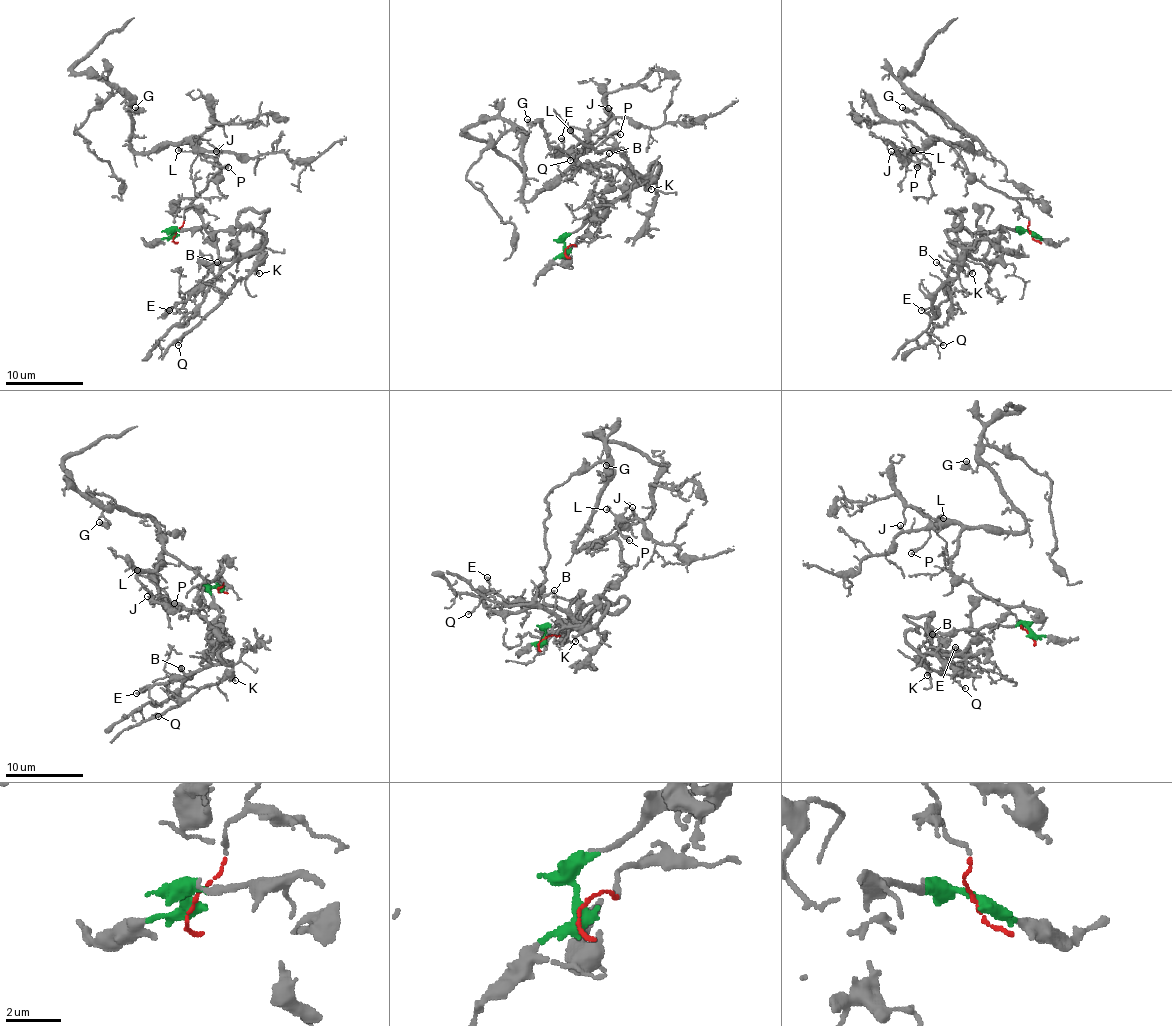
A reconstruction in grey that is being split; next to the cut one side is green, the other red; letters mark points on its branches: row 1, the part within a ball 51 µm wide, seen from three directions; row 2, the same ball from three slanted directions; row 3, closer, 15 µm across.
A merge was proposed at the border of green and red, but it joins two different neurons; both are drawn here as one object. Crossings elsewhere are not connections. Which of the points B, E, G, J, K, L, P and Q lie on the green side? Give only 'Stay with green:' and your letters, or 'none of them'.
Stay with green: B, E, K, Q

